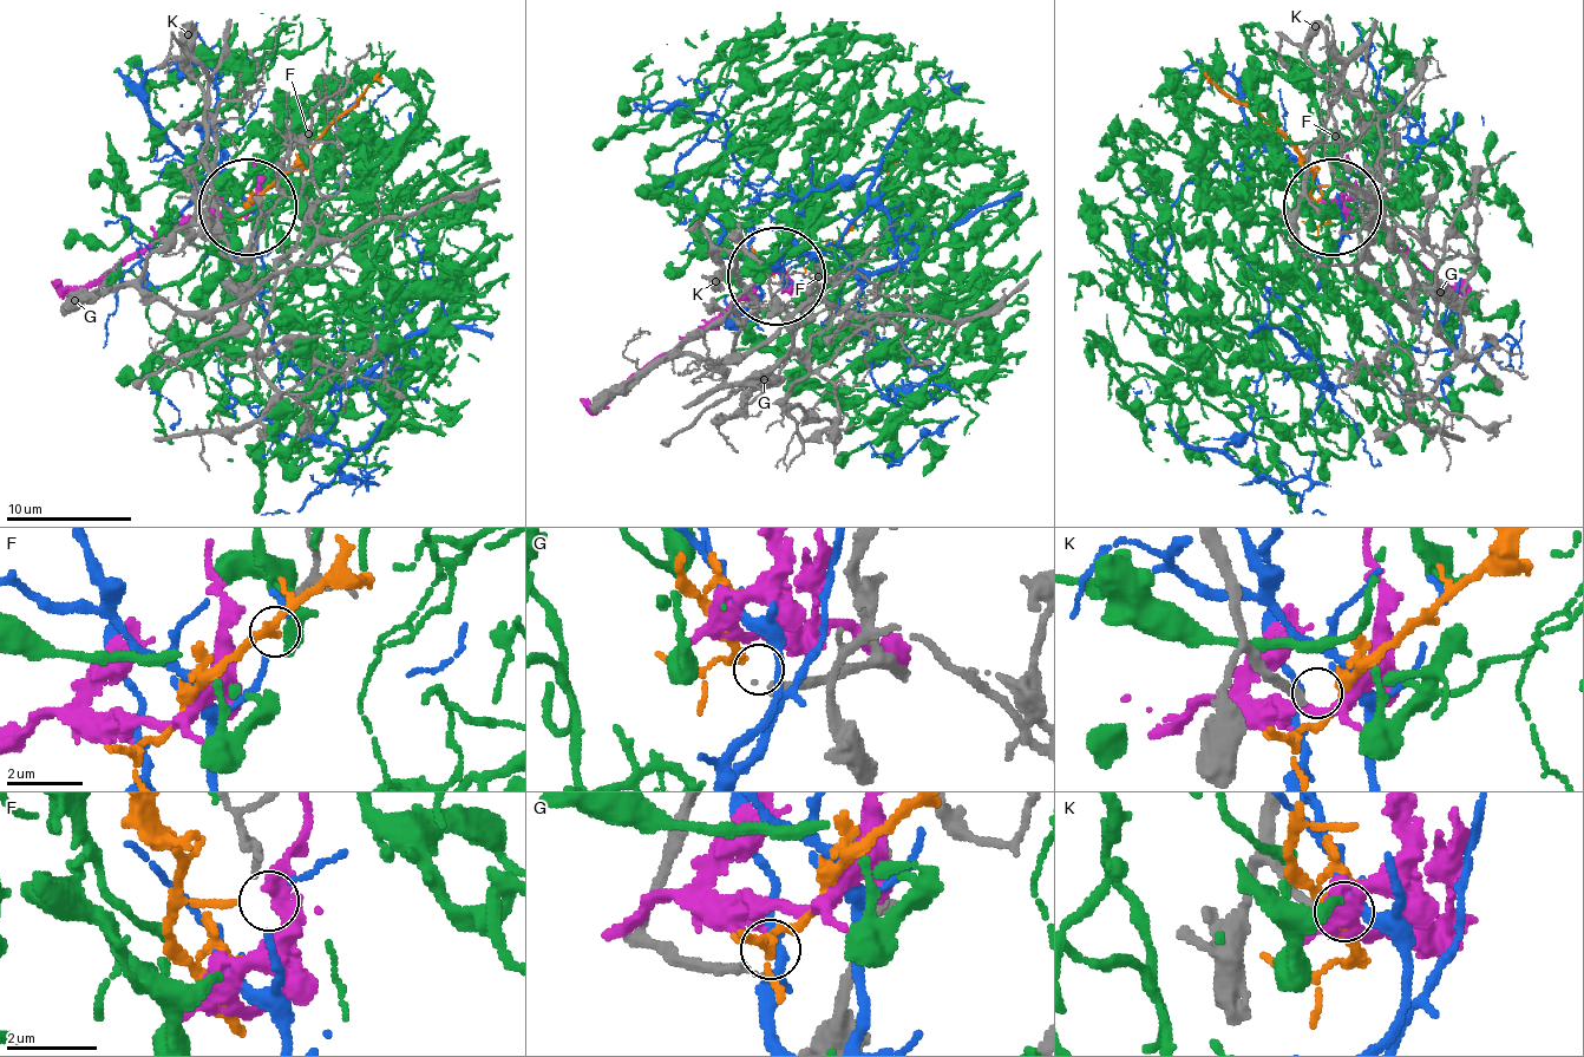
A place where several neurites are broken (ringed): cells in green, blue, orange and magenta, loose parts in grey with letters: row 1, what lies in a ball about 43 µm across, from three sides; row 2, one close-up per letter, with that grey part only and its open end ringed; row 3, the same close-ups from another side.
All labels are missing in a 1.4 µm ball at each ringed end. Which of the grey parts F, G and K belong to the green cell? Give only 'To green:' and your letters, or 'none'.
To green: none

